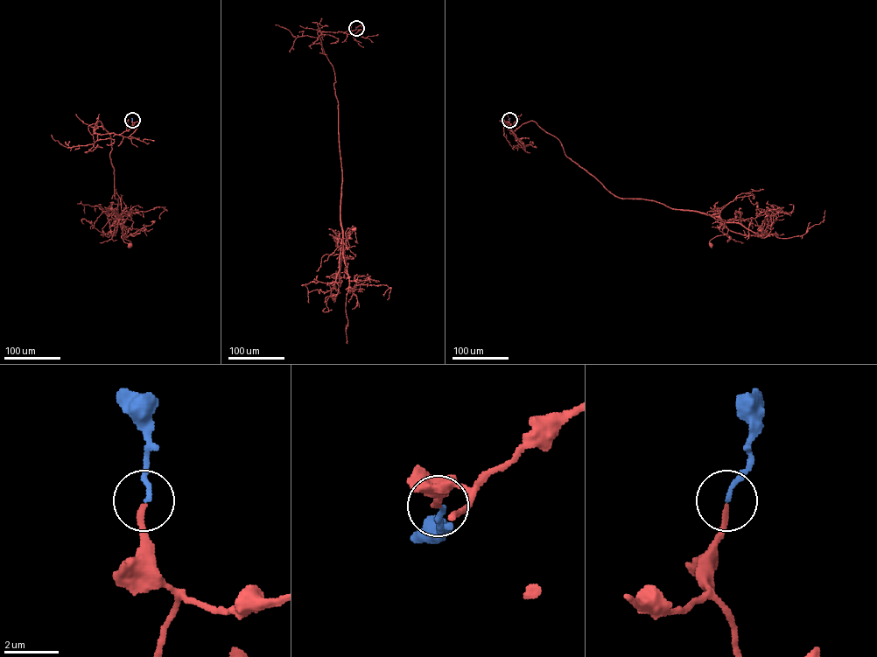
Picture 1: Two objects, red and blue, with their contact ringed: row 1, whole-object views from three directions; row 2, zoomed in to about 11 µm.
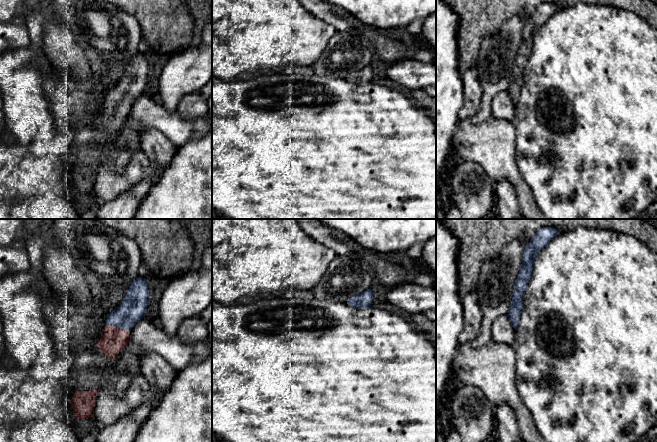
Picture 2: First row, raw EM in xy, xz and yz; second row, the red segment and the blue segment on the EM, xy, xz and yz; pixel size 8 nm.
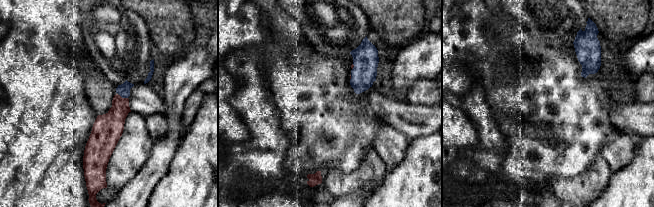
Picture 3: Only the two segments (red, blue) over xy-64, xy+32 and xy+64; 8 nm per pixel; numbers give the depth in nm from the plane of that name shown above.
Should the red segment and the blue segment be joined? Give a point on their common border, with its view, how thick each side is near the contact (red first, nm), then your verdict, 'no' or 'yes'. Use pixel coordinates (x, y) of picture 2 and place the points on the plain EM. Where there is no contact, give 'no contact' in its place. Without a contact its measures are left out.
contact xy (117, 103); calibres 190 and 220 nm; yes

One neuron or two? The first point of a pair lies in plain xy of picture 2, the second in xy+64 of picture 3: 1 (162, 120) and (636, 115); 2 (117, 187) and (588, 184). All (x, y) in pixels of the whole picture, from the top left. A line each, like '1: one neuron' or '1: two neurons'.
1: one neuron
2: one neuron

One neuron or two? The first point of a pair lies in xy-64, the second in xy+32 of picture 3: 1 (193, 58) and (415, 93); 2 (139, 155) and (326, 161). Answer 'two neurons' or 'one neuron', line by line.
1: two neurons
2: two neurons

